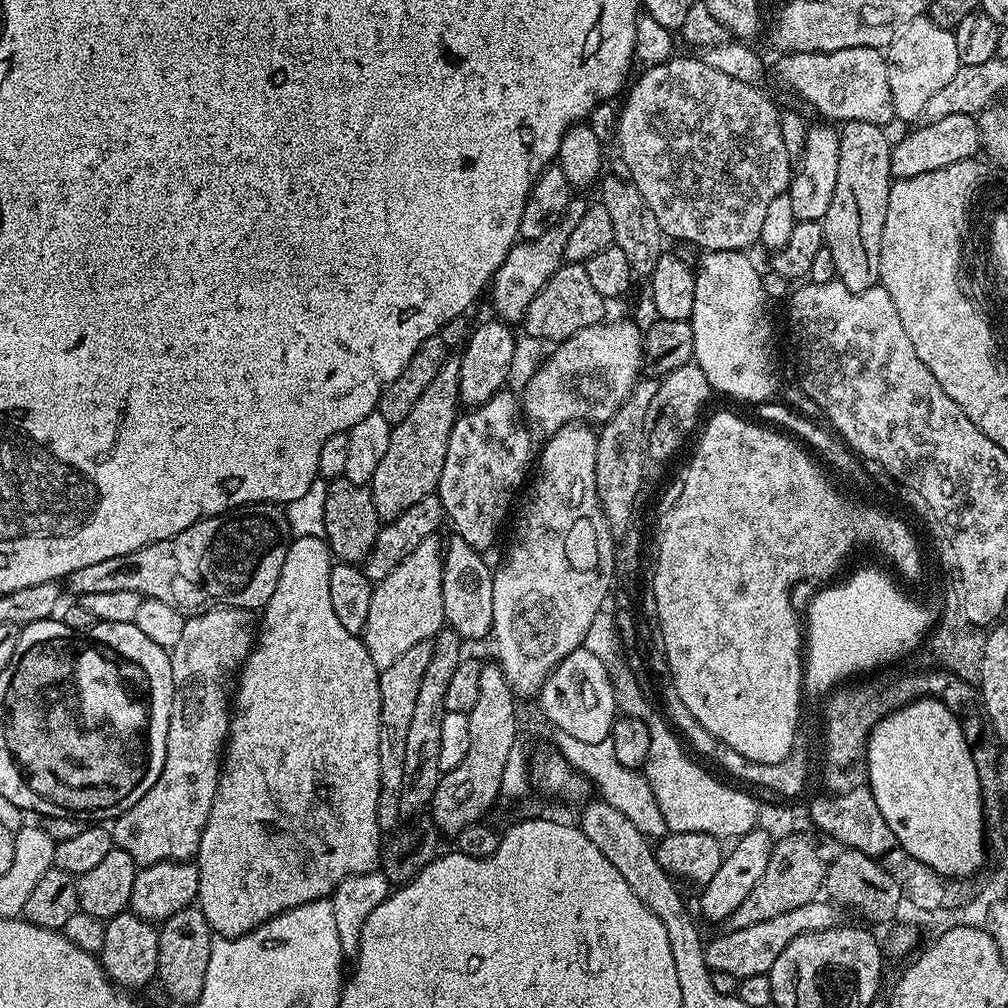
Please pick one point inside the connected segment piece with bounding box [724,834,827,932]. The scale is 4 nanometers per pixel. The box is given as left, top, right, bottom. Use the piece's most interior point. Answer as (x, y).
(794, 875)

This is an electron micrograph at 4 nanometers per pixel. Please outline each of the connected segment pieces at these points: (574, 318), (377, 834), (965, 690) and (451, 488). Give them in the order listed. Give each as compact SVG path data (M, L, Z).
M564 262L544 283L542 290L538 290L534 302L530 302L522 321L522 328L536 340L569 340L574 334L578 334L578 330L586 330L586 326L601 323L605 319L604 308L606 302L602 294L594 290L583 264Z
M300 564L296 568L296 572L285 570L278 578L278 586L274 590L274 594L269 598L268 603L262 609L262 619L258 624L258 635L251 654L244 662L244 667L238 673L238 683L234 688L234 707L230 712L230 723L228 725L228 739L226 741L226 751L222 757L222 767L220 770L220 781L218 782L218 790L214 798L214 806L210 810L210 818L206 822L206 826L202 830L202 838L200 839L200 851L198 853L198 867L200 870L200 895L198 897L198 906L202 910L202 914L206 918L206 922L210 925L213 933L217 937L227 938L229 936L241 936L247 932L253 932L259 928L261 924L265 924L270 918L274 918L280 912L285 912L291 908L302 906L306 902L314 902L315 900L323 900L331 897L335 888L348 876L362 875L367 872L377 871L378 865L382 860L382 833L378 826L378 794L380 793L380 767L378 766L378 738L380 737L380 672L374 666L374 662L370 658L370 654L364 648L363 639L360 636L350 634L350 630L346 630L346 626L342 626L342 622L338 622L338 614L334 614L334 605L330 602L330 570L332 564Z
M896 670L896 680L880 680L876 674L867 678L857 679L855 682L845 683L837 687L835 691L827 697L828 705L824 708L824 772L828 776L833 776L836 780L848 780L851 776L867 777L868 774L868 735L872 733L876 723L883 720L892 712L897 712L899 708L906 707L914 700L921 698L931 698L941 700L950 710L950 714L956 716L956 708L976 708L976 712L984 712L984 699L980 696L980 689L975 684L963 681L953 673L945 670L935 670L936 672L906 672L906 670Z
M508 391L495 392L486 403L457 415L446 446L446 462L442 462L438 495L447 523L452 523L455 535L481 550L488 550L495 542L516 491L525 487L534 468L533 433L522 423L522 404L517 393L515 396Z

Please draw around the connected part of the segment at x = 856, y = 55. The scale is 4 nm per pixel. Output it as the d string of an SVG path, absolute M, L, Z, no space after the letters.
M851 47L826 52L793 52L781 55L776 64L779 80L802 96L830 122L870 122L880 127L895 121L890 98L888 63L885 53L874 47Z

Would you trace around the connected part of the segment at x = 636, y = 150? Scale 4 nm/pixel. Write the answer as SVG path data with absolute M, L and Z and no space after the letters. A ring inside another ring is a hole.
M680 56L668 59L664 64L645 67L640 77L636 80L636 85L632 89L627 89L623 97L624 108L619 109L618 123L616 126L616 140L620 144L620 156L624 159L624 164L628 167L627 179L630 180L642 198L646 200L646 205L654 212L658 218L658 226L661 227L663 235L676 240L685 240L688 244L697 244L700 250L710 252L738 252L748 250L748 247L759 241L762 234L762 222L765 221L766 209L774 198L778 198L786 192L786 178L784 180L784 167L790 164L789 157L784 155L784 143L782 142L782 126L780 125L780 112L772 105L772 100L768 96L763 96L759 92L760 88L736 81L729 74L722 74L719 70L714 70L708 66L704 60L692 56Z

